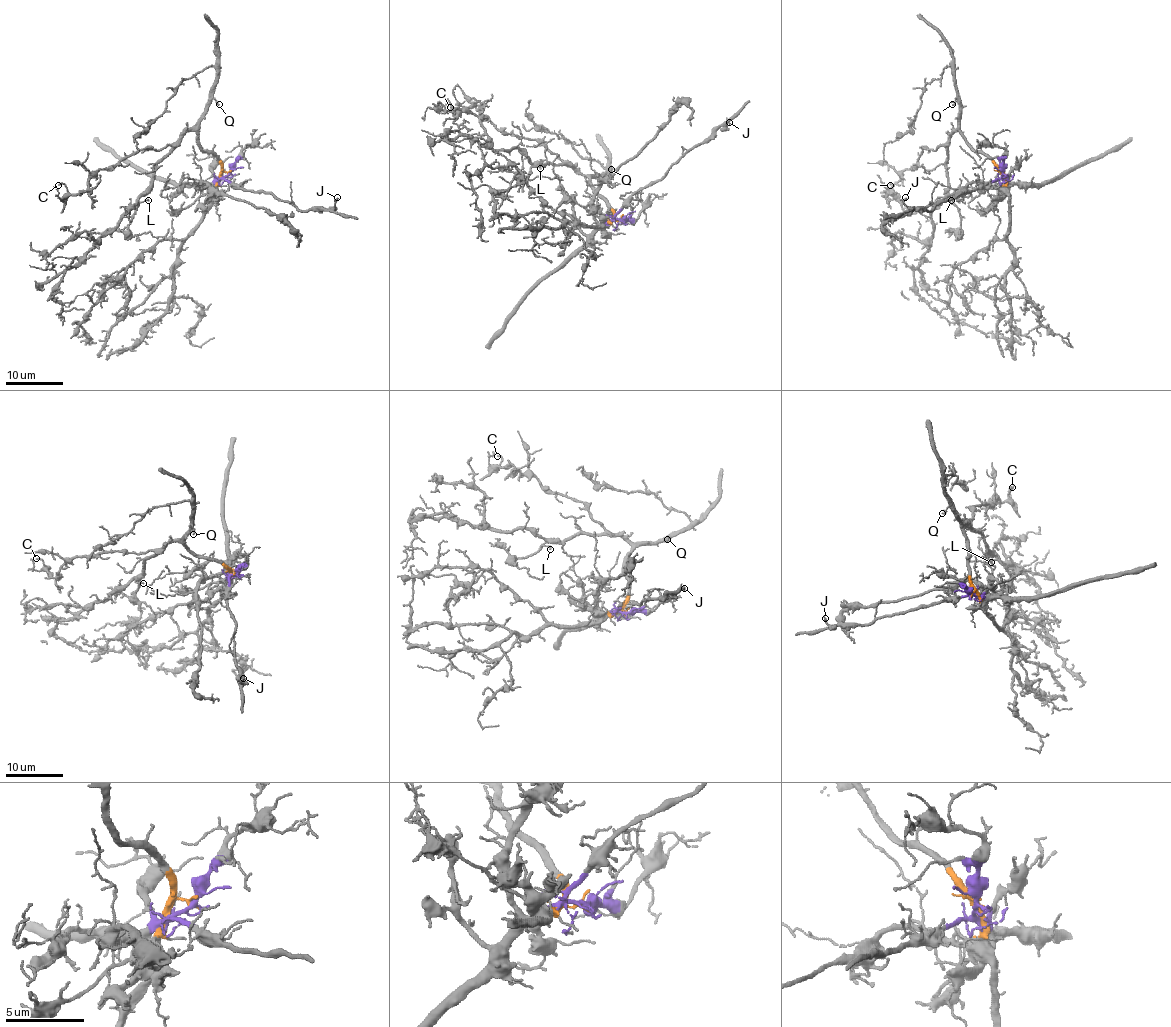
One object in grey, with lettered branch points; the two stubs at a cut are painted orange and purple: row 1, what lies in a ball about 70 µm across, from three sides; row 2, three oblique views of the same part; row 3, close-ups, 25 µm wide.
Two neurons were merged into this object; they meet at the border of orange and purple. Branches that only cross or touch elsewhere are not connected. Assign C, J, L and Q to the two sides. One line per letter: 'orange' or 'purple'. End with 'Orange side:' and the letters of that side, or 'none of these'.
C: orange
J: purple
L: orange
Q: orange
Orange side: C, L, Q

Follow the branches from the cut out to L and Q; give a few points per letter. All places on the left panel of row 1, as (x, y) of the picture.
L: (228, 173), (201, 148), (198, 135), (187, 130), (157, 165), (152, 185), (138, 199), (148, 201)
Q: (228, 173), (198, 142), (200, 117), (205, 105), (213, 97), (218, 105)

